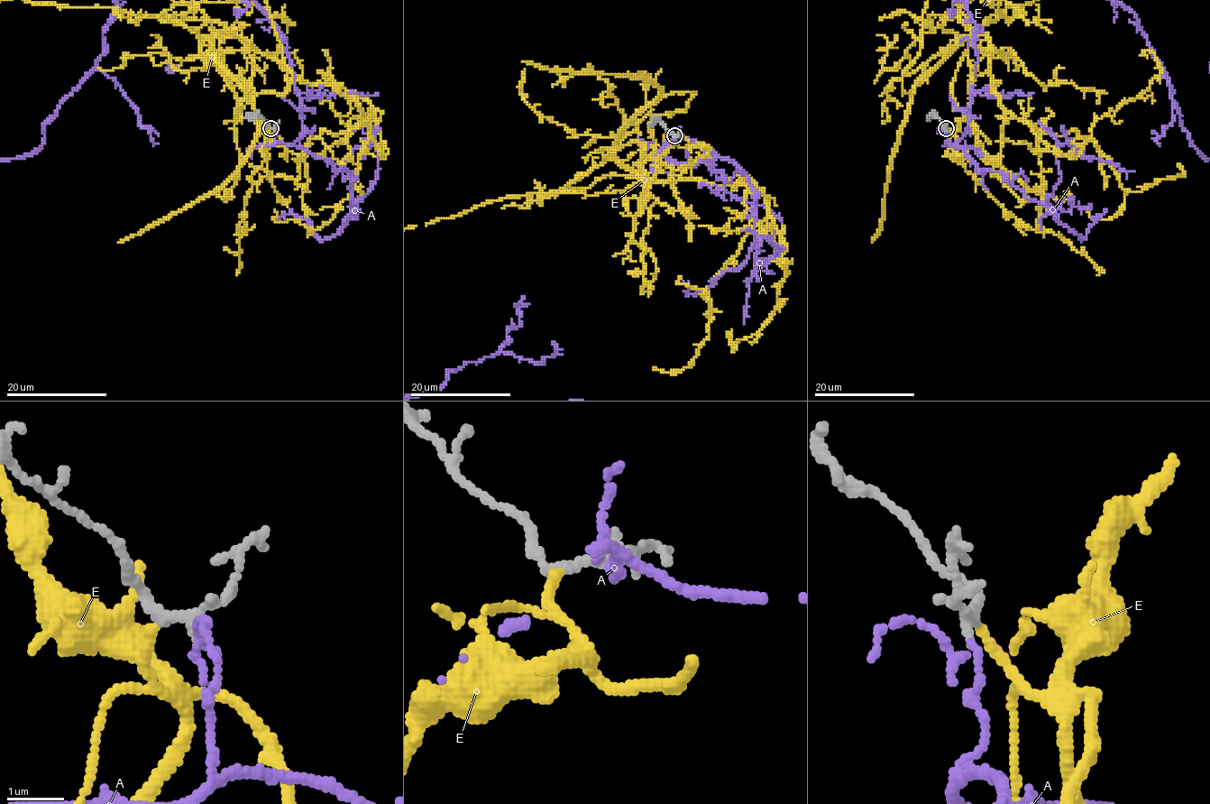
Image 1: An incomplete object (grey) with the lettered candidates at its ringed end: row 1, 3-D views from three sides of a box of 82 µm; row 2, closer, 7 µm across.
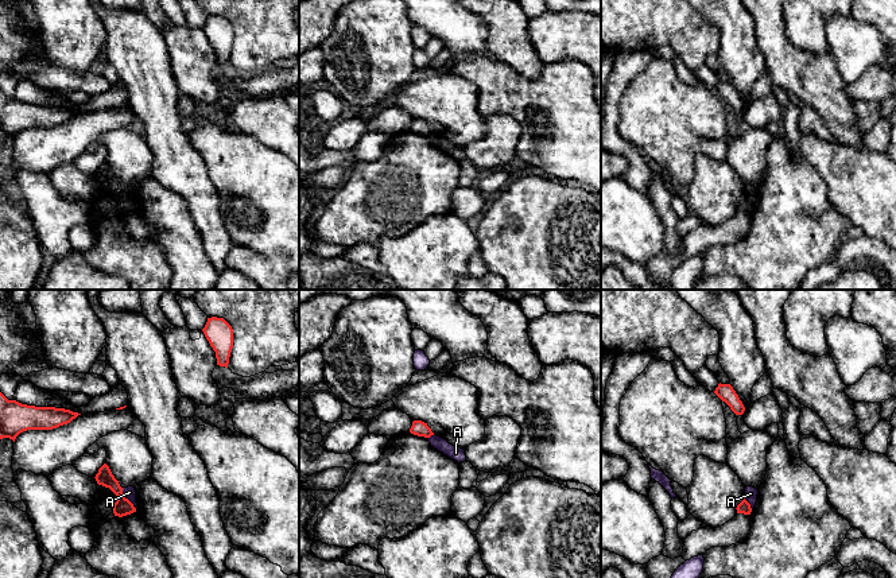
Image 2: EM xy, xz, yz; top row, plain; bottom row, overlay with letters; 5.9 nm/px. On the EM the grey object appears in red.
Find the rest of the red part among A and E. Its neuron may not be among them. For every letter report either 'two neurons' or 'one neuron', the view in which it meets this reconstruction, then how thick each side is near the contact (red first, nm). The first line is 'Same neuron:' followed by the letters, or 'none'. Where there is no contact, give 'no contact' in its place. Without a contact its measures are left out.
Same neuron: E
A: two neurons; meets red in xy; 110 nm thick on the red side, 70 nm on the other
E: one neuron; no contact

